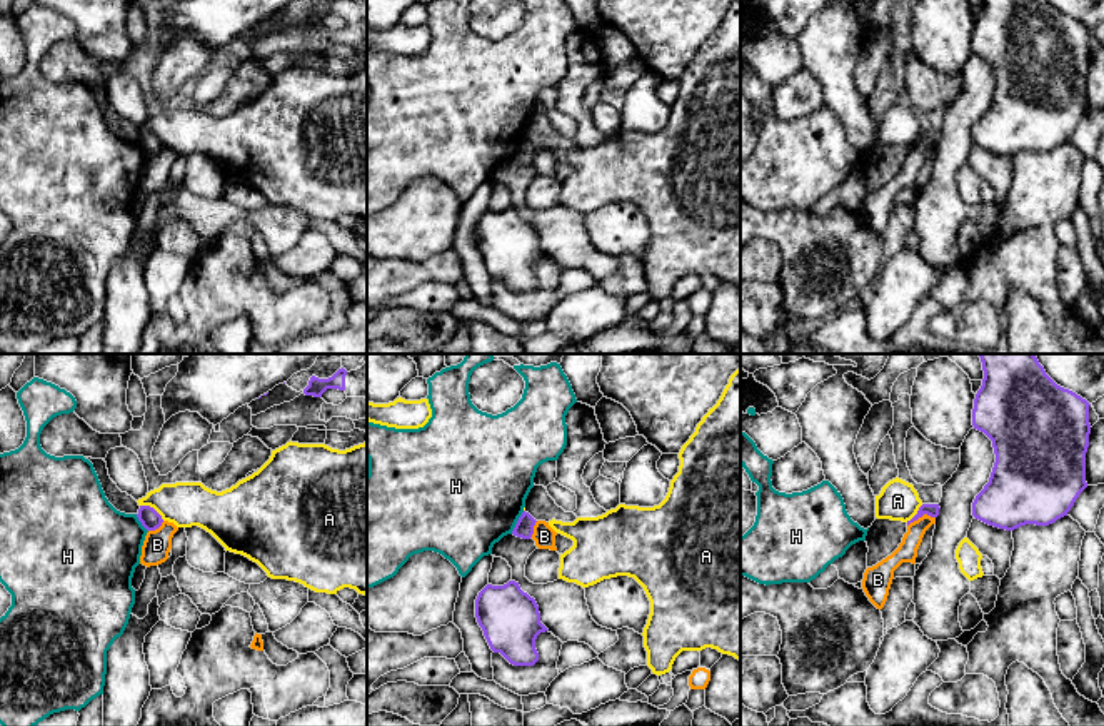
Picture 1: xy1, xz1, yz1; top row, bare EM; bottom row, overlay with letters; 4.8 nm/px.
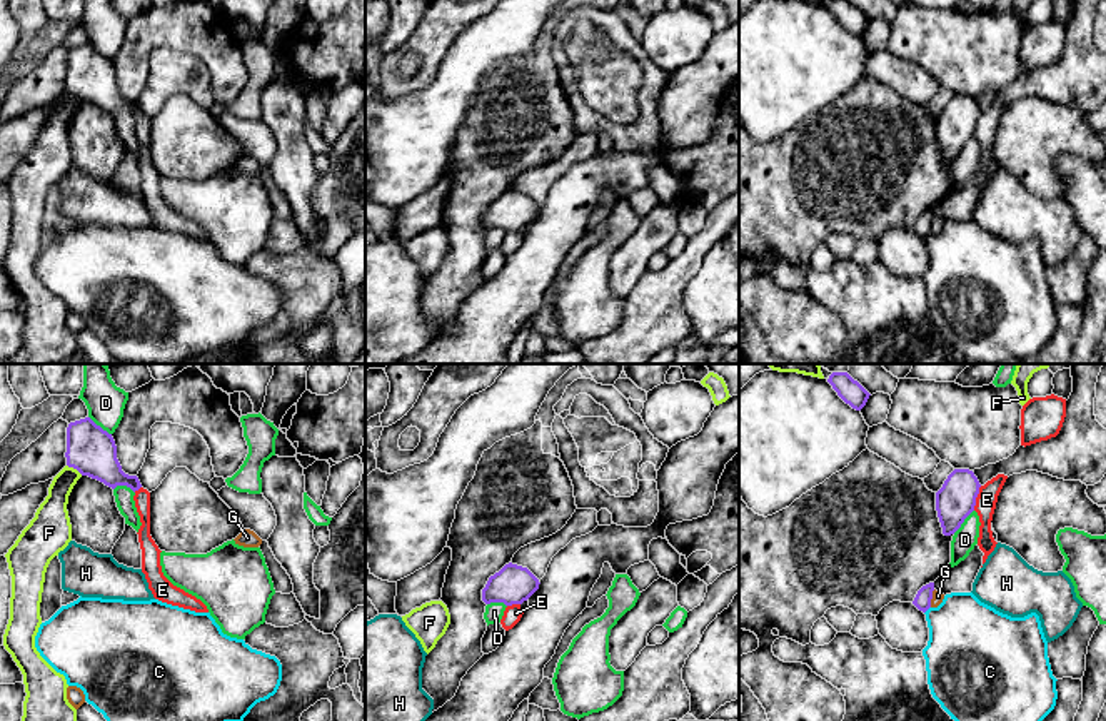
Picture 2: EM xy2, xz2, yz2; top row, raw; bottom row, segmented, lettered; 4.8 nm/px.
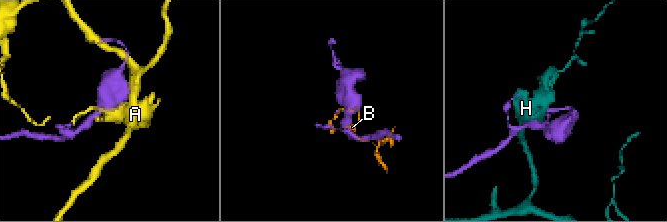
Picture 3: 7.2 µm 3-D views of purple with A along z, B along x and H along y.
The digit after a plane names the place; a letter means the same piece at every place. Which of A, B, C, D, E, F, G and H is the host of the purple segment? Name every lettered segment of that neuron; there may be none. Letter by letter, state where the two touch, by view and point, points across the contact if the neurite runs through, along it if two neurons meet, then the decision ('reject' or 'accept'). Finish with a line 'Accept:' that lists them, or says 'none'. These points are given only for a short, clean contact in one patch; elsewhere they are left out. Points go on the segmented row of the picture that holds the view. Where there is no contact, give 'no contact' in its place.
A: meets purple in xy1 at (152, 508); reject
B: meets purple in yz1 at (921, 516); border along yz1 (934, 516), (923, 514), (908, 526); reject
C: meets purple in yz2 at (928, 608); reject
D: meets purple in yz2 at (963, 521); accept
E: meets purple in yz2 at (976, 496); border along yz2 (981, 486), (973, 509); reject
F: meets purple in xy2 at (75, 468); reject
G: meets purple in yz2 at (931, 598); reject
H: meets purple in xz1 at (517, 523); reject
Accept: D

